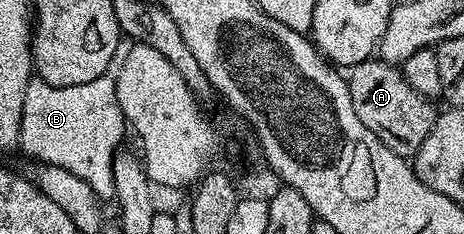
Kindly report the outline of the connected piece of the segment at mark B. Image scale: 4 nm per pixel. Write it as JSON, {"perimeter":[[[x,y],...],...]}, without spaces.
{"perimeter":[[[109,74],[91,80],[88,84],[67,86],[49,85],[38,76],[32,77],[25,88],[25,106],[21,108],[21,150],[29,157],[36,158],[36,163],[70,170],[82,176],[93,189],[100,189],[102,193],[112,193],[112,162],[122,145],[120,142],[123,134],[127,132],[126,118],[116,104],[115,92],[115,79]]]}

